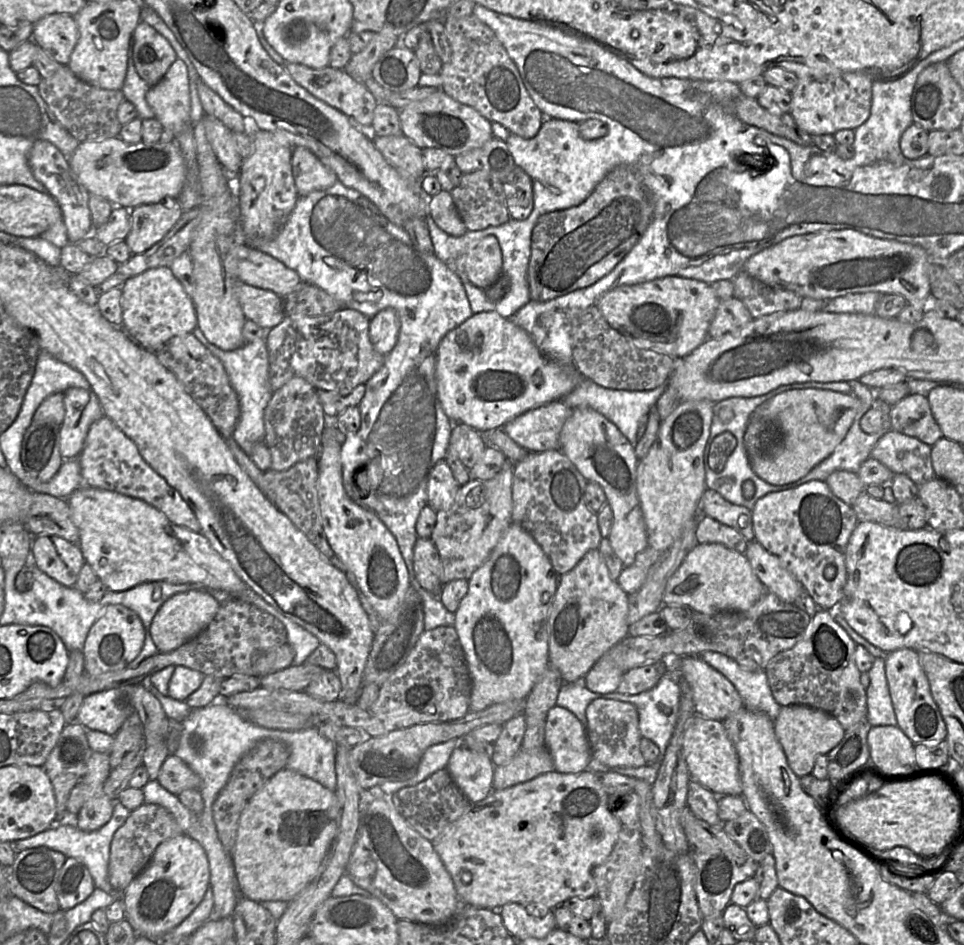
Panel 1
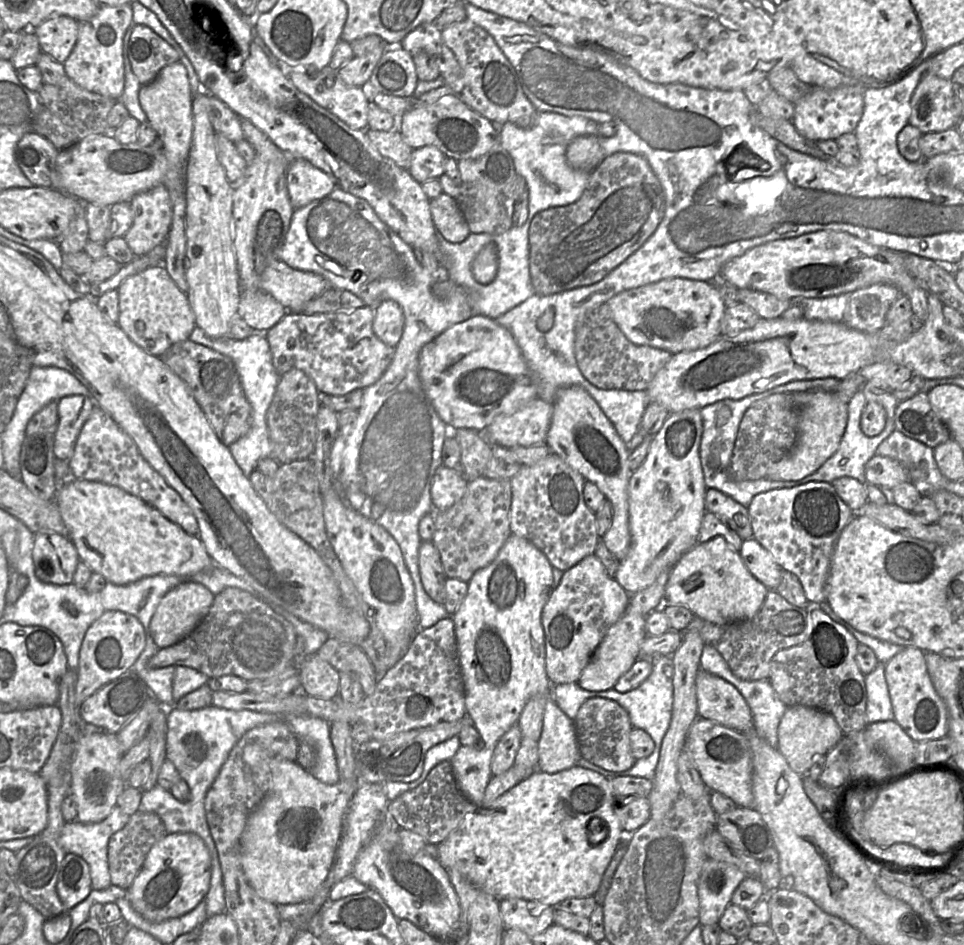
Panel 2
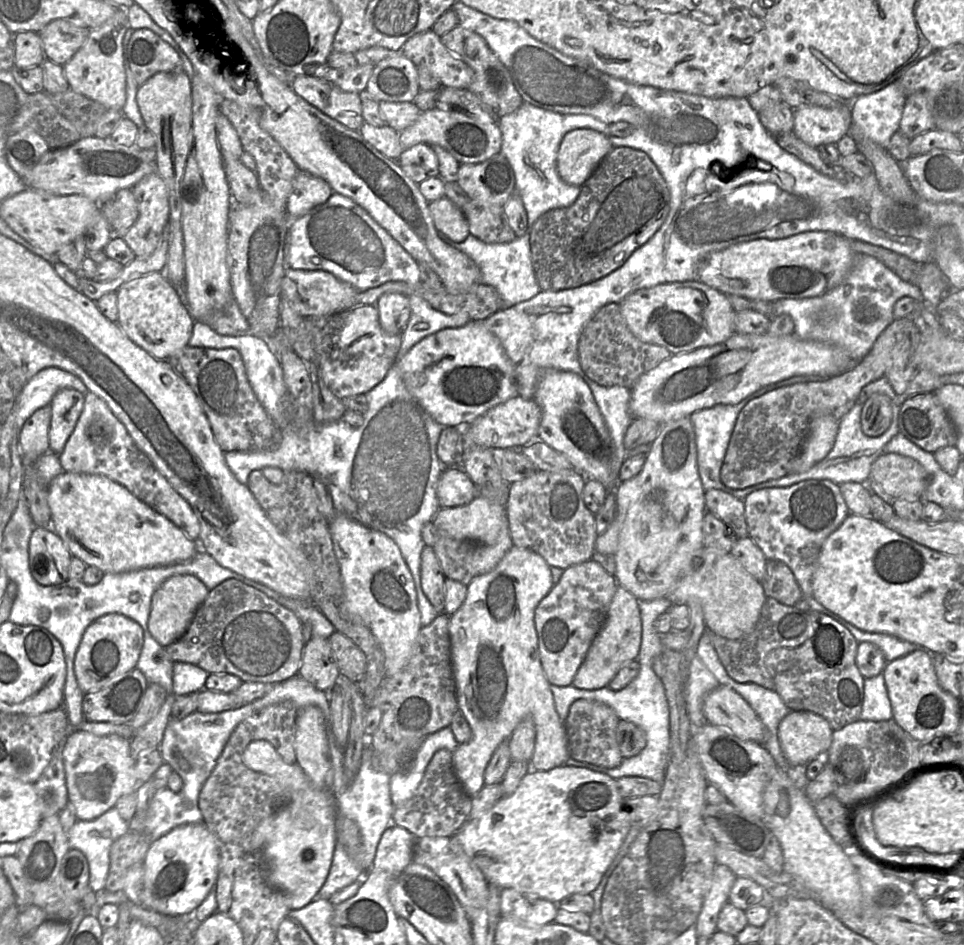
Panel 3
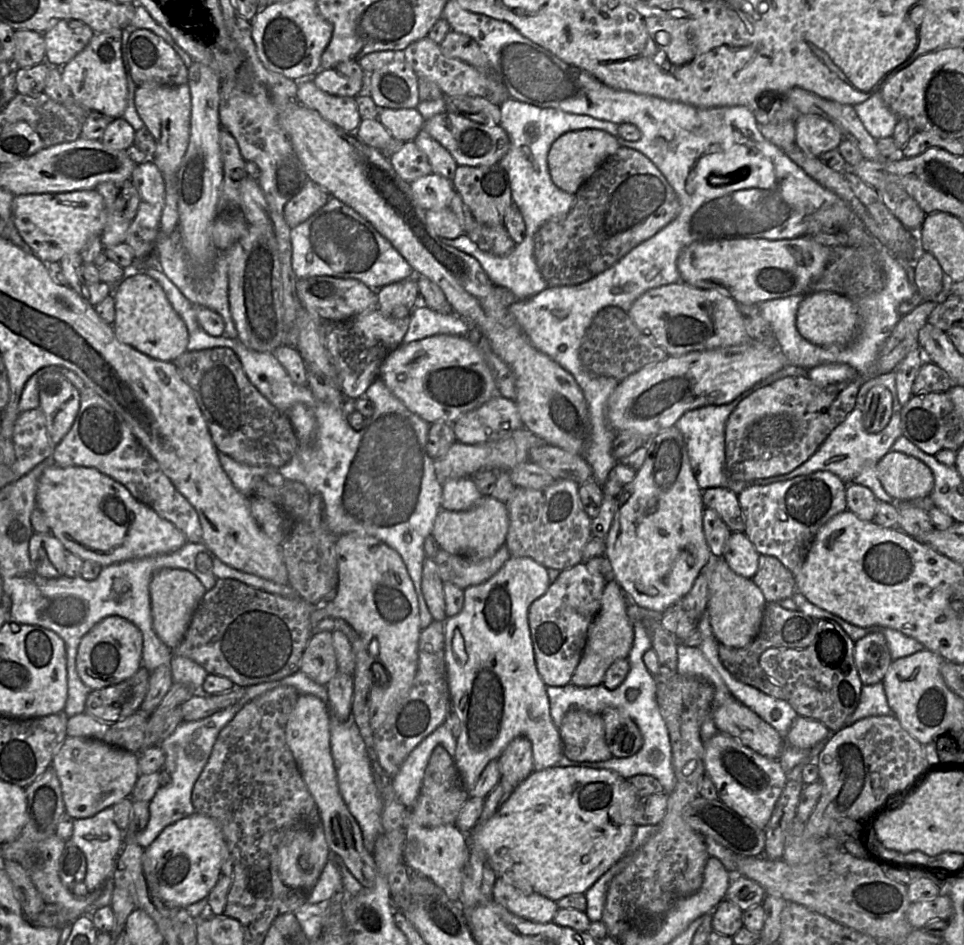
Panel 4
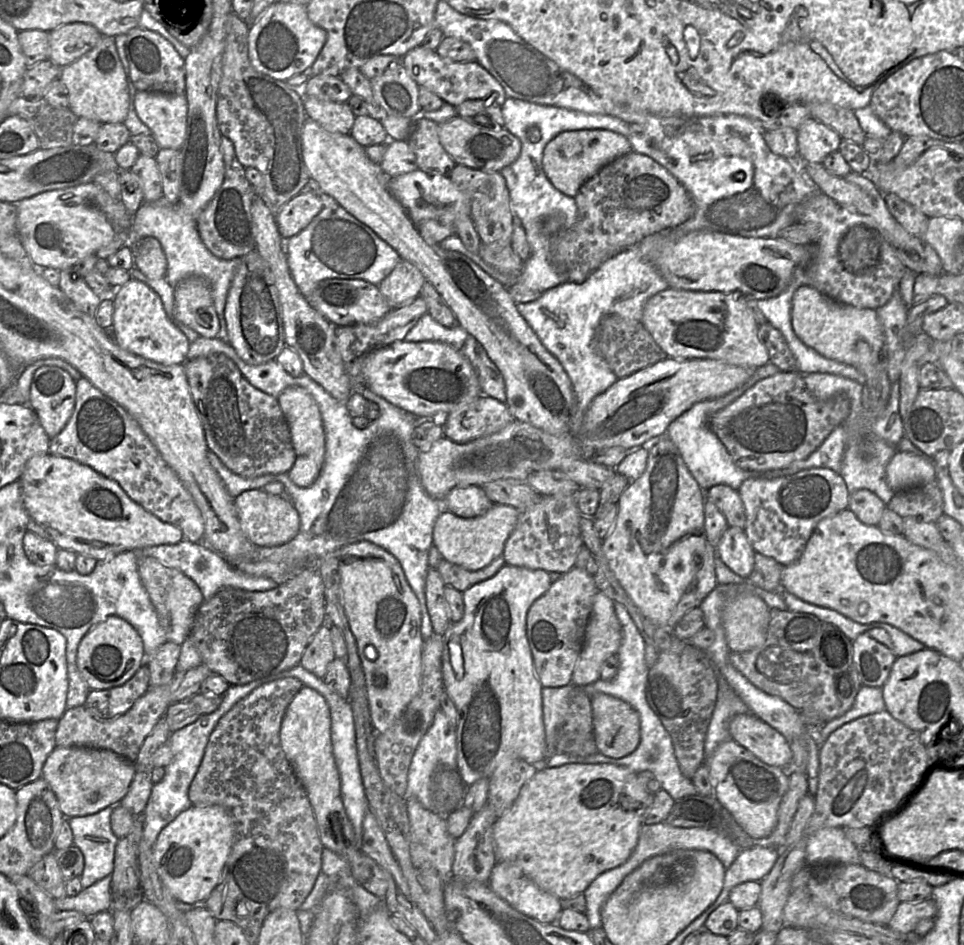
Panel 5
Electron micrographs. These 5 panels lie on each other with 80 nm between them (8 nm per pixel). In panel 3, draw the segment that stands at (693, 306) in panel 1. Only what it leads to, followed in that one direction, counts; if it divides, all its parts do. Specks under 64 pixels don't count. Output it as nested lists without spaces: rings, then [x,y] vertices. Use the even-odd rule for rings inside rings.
[[[698,280],[641,289],[626,296],[619,306],[636,338],[662,346],[672,355],[722,343],[735,333],[735,310],[727,295]]]

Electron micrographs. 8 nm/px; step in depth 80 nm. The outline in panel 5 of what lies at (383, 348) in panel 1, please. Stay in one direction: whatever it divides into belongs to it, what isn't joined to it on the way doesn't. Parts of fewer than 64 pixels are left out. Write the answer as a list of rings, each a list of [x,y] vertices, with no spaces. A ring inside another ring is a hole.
[[[401,259],[378,288],[389,306],[395,309],[418,297],[425,281],[417,267]]]

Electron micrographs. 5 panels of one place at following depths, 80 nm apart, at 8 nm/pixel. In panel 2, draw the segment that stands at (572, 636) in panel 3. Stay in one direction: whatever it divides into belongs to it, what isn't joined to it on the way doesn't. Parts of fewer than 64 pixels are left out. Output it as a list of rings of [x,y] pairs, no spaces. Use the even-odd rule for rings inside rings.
[[[595,554],[587,556],[563,573],[561,583],[553,590],[542,611],[546,649],[545,668],[552,685],[577,683],[608,630],[626,612],[631,596],[615,578],[606,573],[605,567]]]

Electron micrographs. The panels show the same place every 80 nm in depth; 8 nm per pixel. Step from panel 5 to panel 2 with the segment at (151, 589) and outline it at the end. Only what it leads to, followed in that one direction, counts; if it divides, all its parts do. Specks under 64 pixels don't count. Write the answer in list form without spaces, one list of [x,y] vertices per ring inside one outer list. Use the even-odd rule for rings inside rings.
[[[192,581],[179,584],[163,596],[150,621],[150,634],[158,648],[167,648],[188,636],[208,614],[214,597],[204,585]]]

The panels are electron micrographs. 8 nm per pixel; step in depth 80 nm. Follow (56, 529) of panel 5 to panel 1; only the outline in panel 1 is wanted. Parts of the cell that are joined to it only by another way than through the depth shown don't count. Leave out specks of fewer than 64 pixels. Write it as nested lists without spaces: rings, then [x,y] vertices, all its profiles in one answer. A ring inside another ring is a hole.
[[[83,485],[67,498],[67,503],[79,530],[78,545],[85,562],[110,591],[122,592],[156,581],[199,583],[233,595],[248,588],[202,533],[175,525],[142,500]]]

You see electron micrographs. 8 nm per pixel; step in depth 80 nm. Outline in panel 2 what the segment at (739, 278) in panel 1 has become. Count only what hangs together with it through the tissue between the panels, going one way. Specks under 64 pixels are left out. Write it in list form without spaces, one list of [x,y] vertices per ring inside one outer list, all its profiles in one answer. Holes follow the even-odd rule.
[[[738,289],[738,299],[763,319],[781,317],[793,304],[791,300],[780,299],[772,294],[753,289]]]

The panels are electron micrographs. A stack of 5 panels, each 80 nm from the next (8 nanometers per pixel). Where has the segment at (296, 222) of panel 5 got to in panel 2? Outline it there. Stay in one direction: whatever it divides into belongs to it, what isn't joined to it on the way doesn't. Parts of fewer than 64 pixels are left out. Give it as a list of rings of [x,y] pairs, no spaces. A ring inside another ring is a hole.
[[[291,158],[287,169],[287,190],[294,209],[328,195],[335,182],[324,171],[302,158]]]

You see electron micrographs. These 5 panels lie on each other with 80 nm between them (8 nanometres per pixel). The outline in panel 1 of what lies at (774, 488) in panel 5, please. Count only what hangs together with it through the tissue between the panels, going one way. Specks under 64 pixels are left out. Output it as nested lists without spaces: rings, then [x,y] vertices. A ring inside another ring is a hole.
[[[812,480],[796,488],[770,492],[759,498],[752,512],[754,540],[769,553],[777,556],[782,566],[796,578],[811,596],[818,608],[834,611],[843,596],[843,588],[847,580],[845,551],[849,538],[859,520],[852,506],[836,497],[825,481]],[[828,565],[836,567],[836,575],[832,580],[824,576]]]

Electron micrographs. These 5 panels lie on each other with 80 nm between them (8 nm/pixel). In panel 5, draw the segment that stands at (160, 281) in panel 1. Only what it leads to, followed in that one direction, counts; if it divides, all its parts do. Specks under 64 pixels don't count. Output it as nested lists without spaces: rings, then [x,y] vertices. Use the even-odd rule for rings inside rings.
[[[131,278],[113,292],[113,340],[123,350],[162,364],[184,364],[190,342],[167,317],[159,295],[147,284]]]

